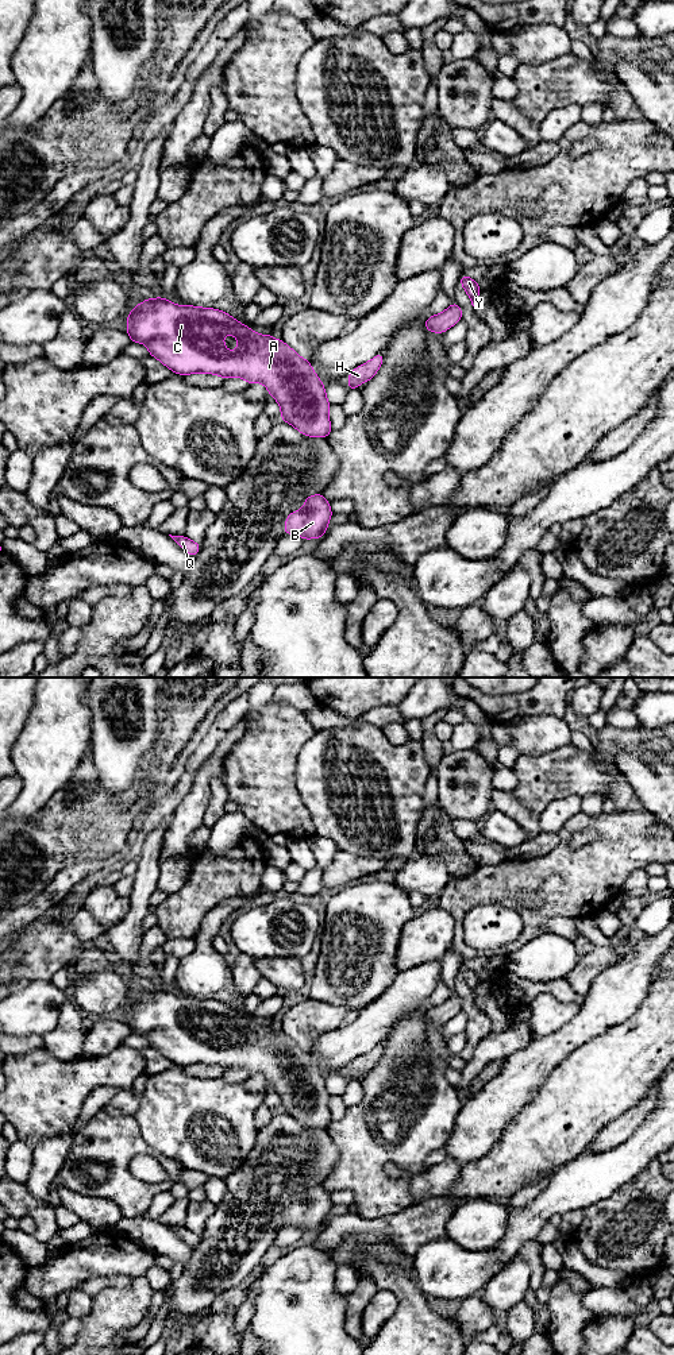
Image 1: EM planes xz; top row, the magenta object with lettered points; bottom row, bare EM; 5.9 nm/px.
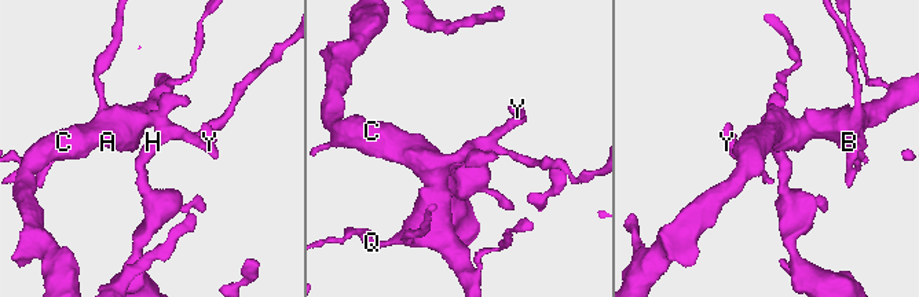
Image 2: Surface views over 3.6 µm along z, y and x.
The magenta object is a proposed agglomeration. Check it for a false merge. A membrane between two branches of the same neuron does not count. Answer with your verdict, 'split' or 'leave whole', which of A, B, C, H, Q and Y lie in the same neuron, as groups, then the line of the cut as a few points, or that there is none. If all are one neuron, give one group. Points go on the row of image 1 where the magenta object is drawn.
leave whole | A B C H Q Y | no cut

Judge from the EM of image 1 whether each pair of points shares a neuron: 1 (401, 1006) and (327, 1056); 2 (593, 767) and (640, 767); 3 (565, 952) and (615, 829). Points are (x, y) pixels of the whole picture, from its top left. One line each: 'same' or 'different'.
1: same
2: different
3: different

